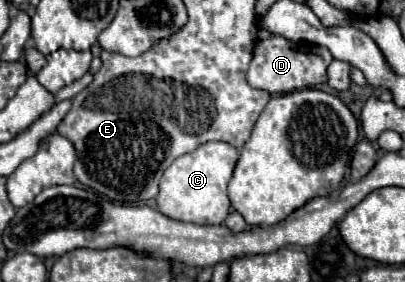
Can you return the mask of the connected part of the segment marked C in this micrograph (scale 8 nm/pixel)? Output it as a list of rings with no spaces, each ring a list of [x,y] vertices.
[[[207,142],[197,150],[179,156],[163,174],[157,194],[157,210],[165,216],[193,224],[223,224],[229,214],[227,182],[233,174],[239,152],[225,142]]]

